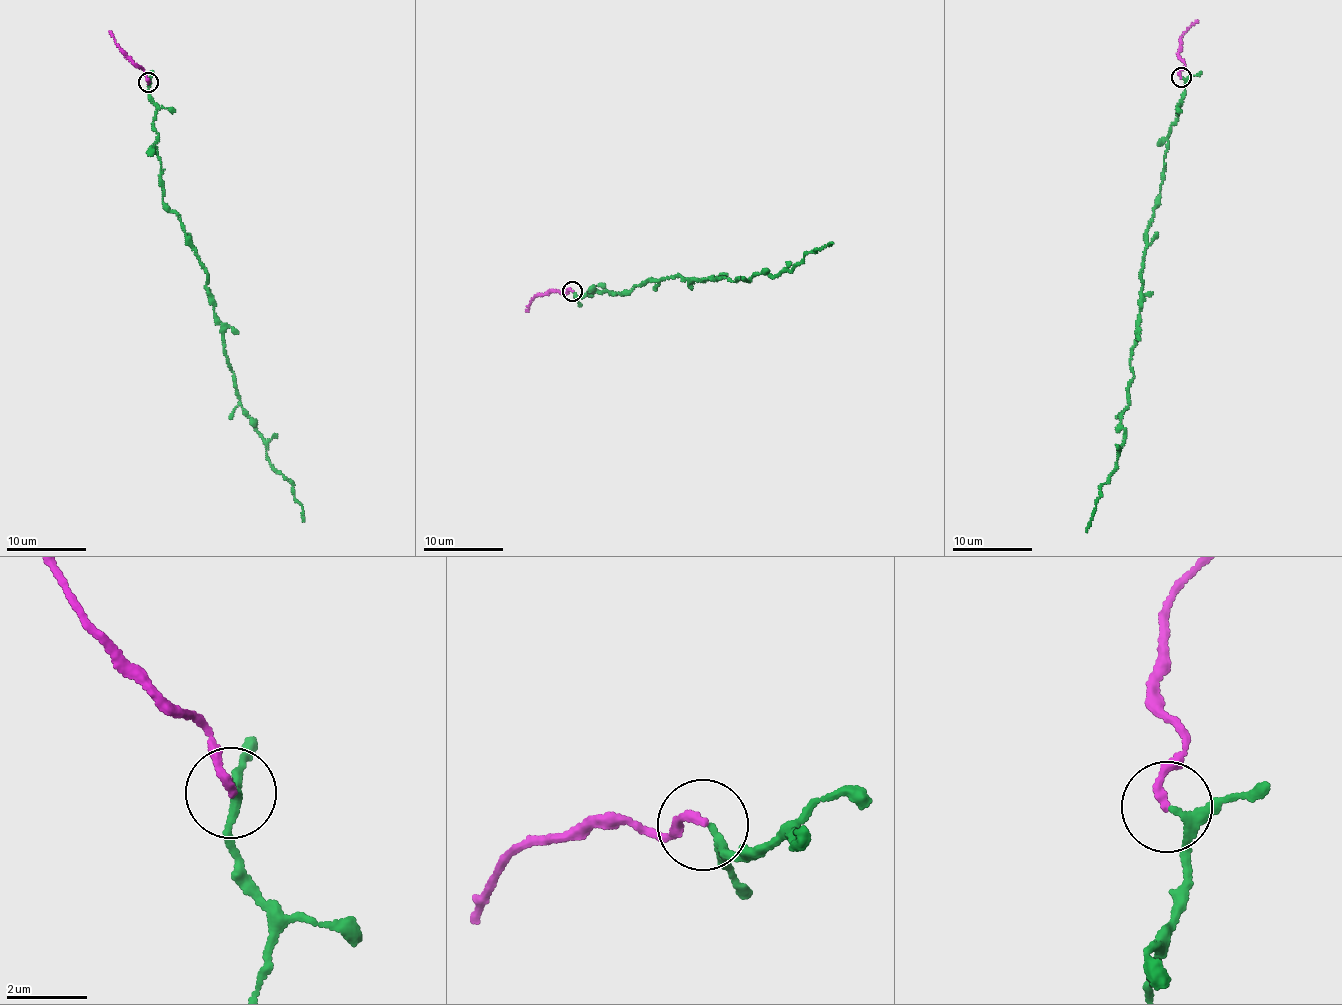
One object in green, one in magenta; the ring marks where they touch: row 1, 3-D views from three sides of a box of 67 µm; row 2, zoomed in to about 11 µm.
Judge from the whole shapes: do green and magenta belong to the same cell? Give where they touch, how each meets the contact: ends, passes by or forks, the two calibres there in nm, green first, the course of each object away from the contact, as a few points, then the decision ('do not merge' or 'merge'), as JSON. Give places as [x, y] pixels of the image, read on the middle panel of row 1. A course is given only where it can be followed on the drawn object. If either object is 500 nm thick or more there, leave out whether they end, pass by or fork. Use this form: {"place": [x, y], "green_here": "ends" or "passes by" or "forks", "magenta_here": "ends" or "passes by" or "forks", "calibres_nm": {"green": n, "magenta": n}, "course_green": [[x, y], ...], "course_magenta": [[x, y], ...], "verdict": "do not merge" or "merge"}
{"place": [572, 291], "green_here": "passes by", "magenta_here": "ends", "calibres_nm": {"green": 180, "magenta": 180}, "course_green": [[573, 291], [580, 299], [622, 296], [678, 275], [772, 278], [831, 243]], "course_magenta": [[571, 291], [563, 294], [547, 290], [531, 300], [525, 311]], "verdict": "merge"}

